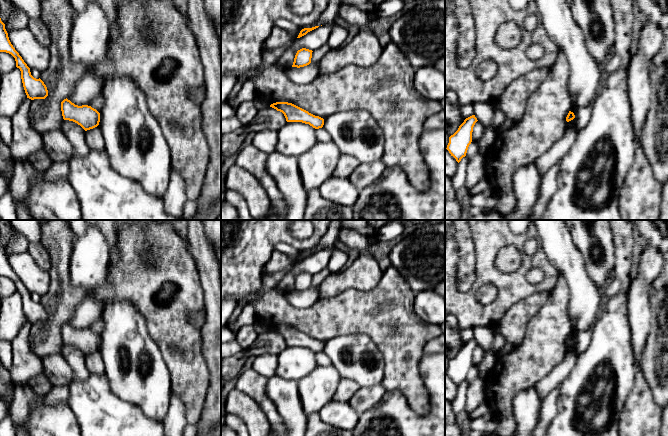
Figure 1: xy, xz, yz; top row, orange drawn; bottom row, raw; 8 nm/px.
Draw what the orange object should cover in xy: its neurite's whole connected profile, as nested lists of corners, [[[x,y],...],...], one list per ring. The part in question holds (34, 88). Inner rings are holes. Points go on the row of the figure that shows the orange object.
[[[1,18],[0,52],[9,53],[15,58],[16,67],[21,71],[21,79],[27,98],[31,100],[45,99],[48,96],[48,90],[44,82],[40,78],[36,79],[31,75],[30,68],[11,44],[8,33],[5,29],[5,24],[1,21]]]

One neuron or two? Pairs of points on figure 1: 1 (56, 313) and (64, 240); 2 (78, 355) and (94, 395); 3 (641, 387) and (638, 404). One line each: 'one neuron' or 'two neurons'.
1: one neuron
2: two neurons
3: one neuron

